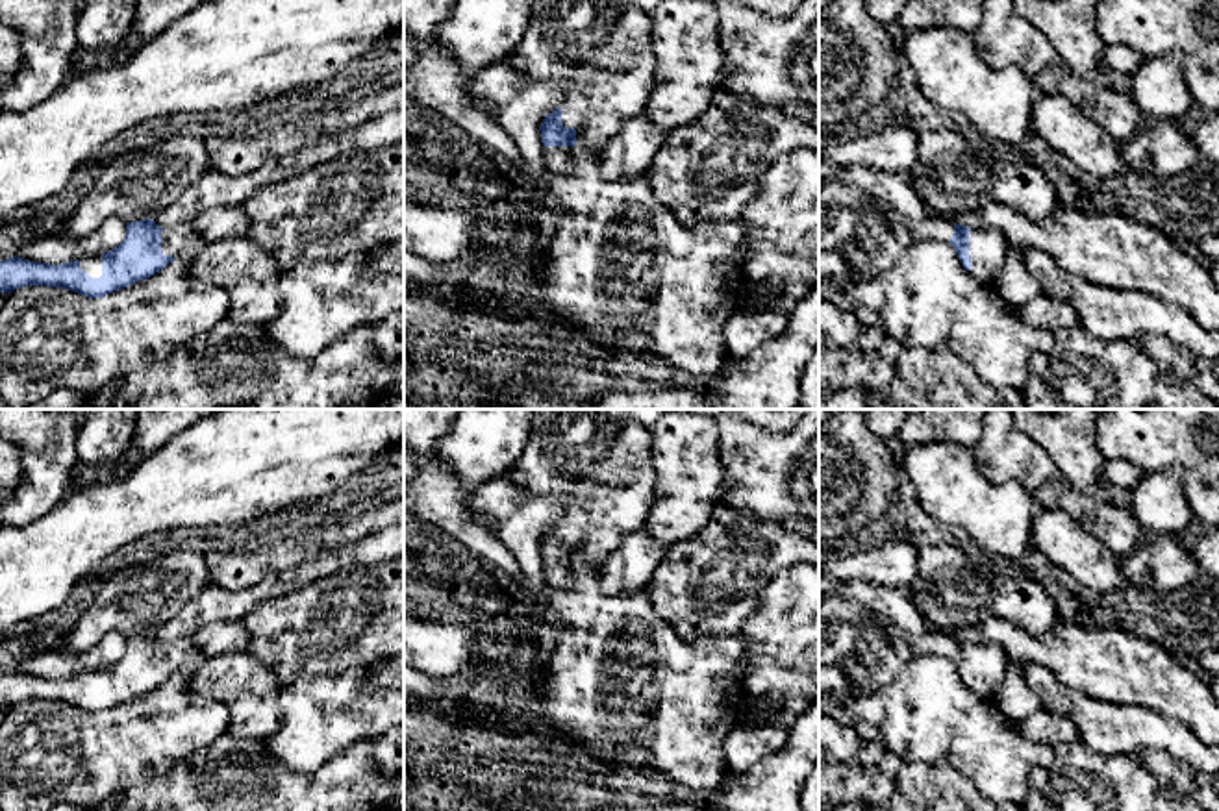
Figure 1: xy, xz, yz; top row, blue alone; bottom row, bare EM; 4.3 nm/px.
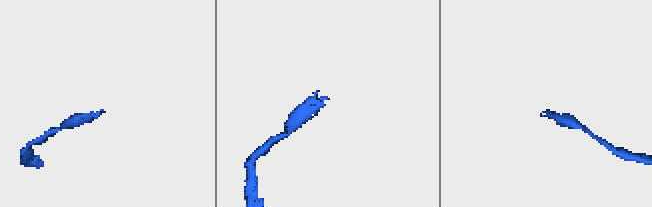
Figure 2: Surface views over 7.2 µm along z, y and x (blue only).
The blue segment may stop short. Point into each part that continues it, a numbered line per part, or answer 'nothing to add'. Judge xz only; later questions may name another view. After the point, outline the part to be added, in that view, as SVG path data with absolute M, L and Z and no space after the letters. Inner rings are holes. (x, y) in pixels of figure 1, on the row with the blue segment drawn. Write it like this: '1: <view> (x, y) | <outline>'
1: xz (599, 52) | M535 0L522 39L508 56L509 65L534 83L559 87L567 93L561 107L565 128L576 130L591 152L602 152L621 126L645 111L654 87L656 57L652 52L652 20L663 0Z

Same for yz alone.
1: yz (986, 247) | M993 228L969 230L971 276L993 287L1006 259L1006 241Z

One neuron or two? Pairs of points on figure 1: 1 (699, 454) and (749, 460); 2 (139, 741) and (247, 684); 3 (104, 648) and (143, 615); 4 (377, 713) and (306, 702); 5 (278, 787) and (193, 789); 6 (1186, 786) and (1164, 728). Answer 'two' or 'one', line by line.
1: two
2: two
3: two
4: one
5: one
6: two

